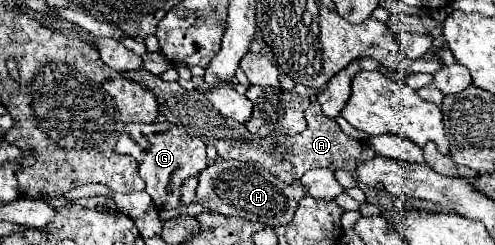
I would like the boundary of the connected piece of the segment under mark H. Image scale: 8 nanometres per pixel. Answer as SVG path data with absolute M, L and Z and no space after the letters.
M216 161L208 165L198 179L196 197L204 209L232 217L244 217L248 221L260 221L268 227L278 227L292 221L298 201L306 195L334 199L344 191L330 169L312 169L304 177L296 179L294 185L284 185L284 181L272 173L260 171L258 167L244 161Z

